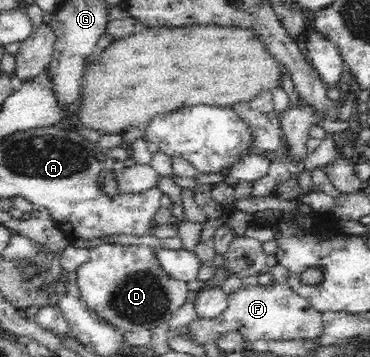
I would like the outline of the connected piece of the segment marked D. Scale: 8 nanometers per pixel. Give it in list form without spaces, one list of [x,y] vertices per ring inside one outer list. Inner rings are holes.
[[[106,243],[89,249],[88,256],[89,260],[76,272],[80,299],[98,317],[122,332],[166,327],[189,298],[187,283],[165,272],[153,248]]]

